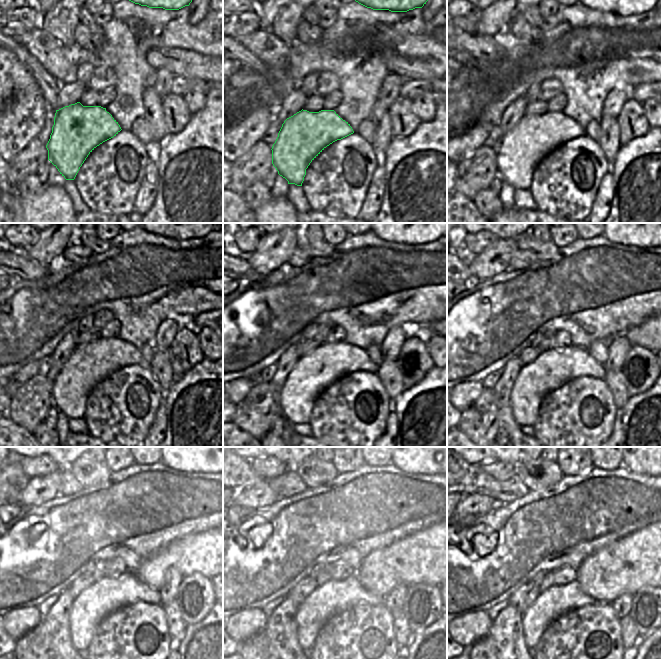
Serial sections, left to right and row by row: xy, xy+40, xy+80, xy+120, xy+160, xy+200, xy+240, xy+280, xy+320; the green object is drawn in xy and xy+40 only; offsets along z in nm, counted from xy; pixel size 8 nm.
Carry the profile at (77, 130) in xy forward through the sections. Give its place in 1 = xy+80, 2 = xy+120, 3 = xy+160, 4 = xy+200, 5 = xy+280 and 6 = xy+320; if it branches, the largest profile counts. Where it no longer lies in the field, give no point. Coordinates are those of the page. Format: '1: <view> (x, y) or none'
1: xy+80 (534, 137)
2: xy+120 (89, 364)
3: xy+160 (314, 372)
4: xy+200 (552, 369)
5: xy+280 (334, 596)
6: xy+320 (555, 601)

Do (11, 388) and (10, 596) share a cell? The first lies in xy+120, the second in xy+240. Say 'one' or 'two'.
two

